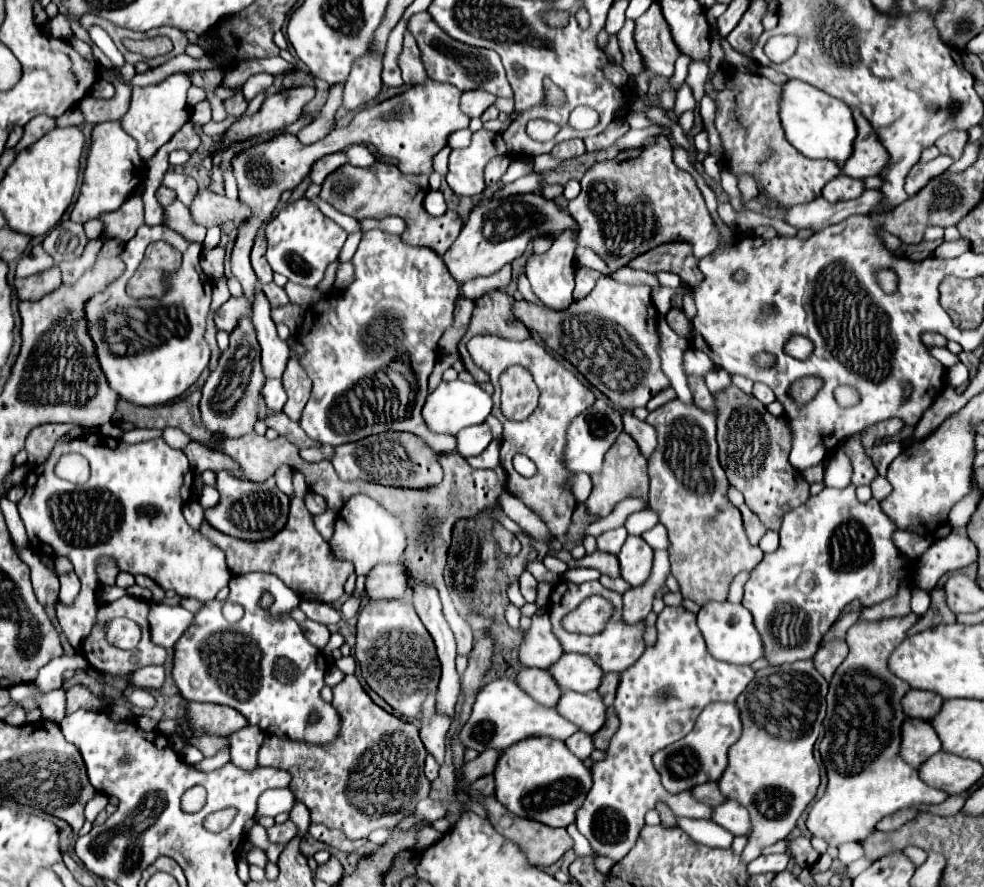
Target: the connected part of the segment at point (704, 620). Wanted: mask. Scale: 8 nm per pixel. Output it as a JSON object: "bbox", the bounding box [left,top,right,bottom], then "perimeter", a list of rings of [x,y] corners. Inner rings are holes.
{"bbox":[698,602,762,664],"perimeter":[[[706,602],[698,614],[698,628],[706,640],[708,652],[716,660],[724,660],[730,664],[752,664],[754,660],[762,658],[762,640],[758,636],[758,630],[754,628],[750,612],[742,604],[732,604],[732,602]]]}

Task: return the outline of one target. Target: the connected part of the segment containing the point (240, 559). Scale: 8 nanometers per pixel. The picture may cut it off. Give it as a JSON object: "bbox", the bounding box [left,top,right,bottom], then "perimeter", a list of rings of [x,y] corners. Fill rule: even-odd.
{"bbox":[200,472,354,604],"perimeter":[[[294,472],[294,498],[290,502],[290,516],[282,532],[268,540],[248,542],[232,536],[224,536],[216,528],[212,528],[206,520],[202,522],[200,530],[210,540],[214,540],[224,552],[226,552],[226,566],[232,574],[248,574],[248,572],[270,572],[276,574],[290,590],[294,590],[302,600],[320,600],[324,604],[336,602],[344,594],[344,582],[354,572],[352,564],[346,564],[342,560],[334,560],[330,556],[328,542],[320,536],[320,532],[312,524],[312,516],[304,506],[304,494],[308,492],[304,476],[300,472]]]}

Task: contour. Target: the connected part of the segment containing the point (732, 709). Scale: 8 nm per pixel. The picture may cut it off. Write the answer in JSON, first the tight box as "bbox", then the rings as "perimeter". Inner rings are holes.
{"bbox":[654,702,742,794],"perimeter":[[[718,702],[708,704],[698,716],[694,730],[690,734],[654,754],[654,766],[662,778],[662,786],[668,792],[678,794],[694,788],[696,784],[718,780],[726,770],[728,748],[740,738],[740,734],[742,722],[736,704],[718,704]]]}

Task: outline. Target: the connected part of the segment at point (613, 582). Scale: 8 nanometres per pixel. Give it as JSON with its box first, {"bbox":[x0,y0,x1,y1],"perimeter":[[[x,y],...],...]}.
{"bbox":[598,576,630,594],"perimeter":[[[600,576],[598,578],[608,590],[614,590],[614,592],[618,592],[618,594],[624,594],[628,588],[630,588],[630,584],[626,584],[622,578],[608,578],[608,576]]]}

